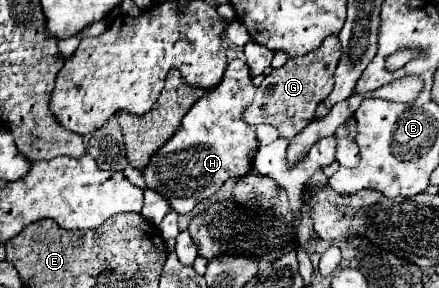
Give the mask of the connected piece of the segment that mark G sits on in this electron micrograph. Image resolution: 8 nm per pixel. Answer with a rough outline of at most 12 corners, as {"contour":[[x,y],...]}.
{"contour":[[337,36],[273,70],[243,110],[291,142],[333,90]]}

